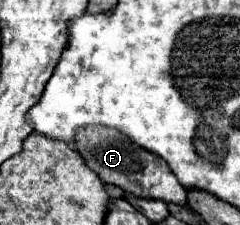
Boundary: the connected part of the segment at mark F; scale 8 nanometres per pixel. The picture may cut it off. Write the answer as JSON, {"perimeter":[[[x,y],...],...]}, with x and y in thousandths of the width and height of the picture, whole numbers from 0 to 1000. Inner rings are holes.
{"perimeter":[[[350,560],[317,596],[317,667],[350,702],[350,729],[408,773],[408,791],[442,818],[500,827],[517,853],[542,853],[558,871],[592,880],[642,880],[675,898],[725,898],[767,916],[775,907],[775,844],[725,782],[725,764],[700,747],[692,711],[667,693],[600,667],[592,649],[558,640],[525,596],[508,596],[483,569],[450,560]]]}

